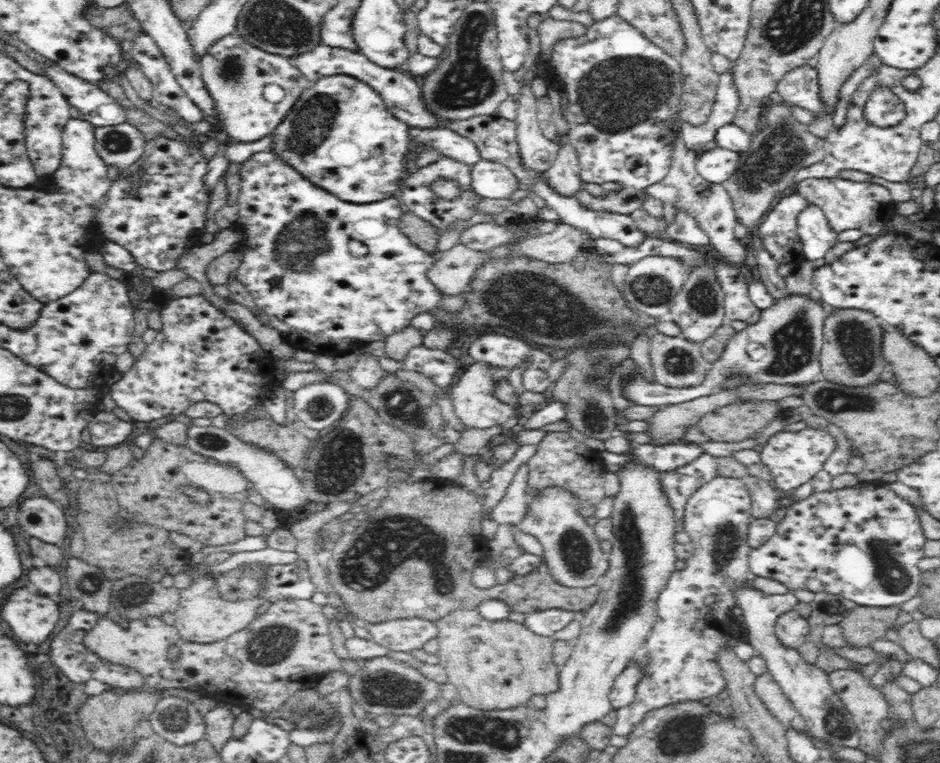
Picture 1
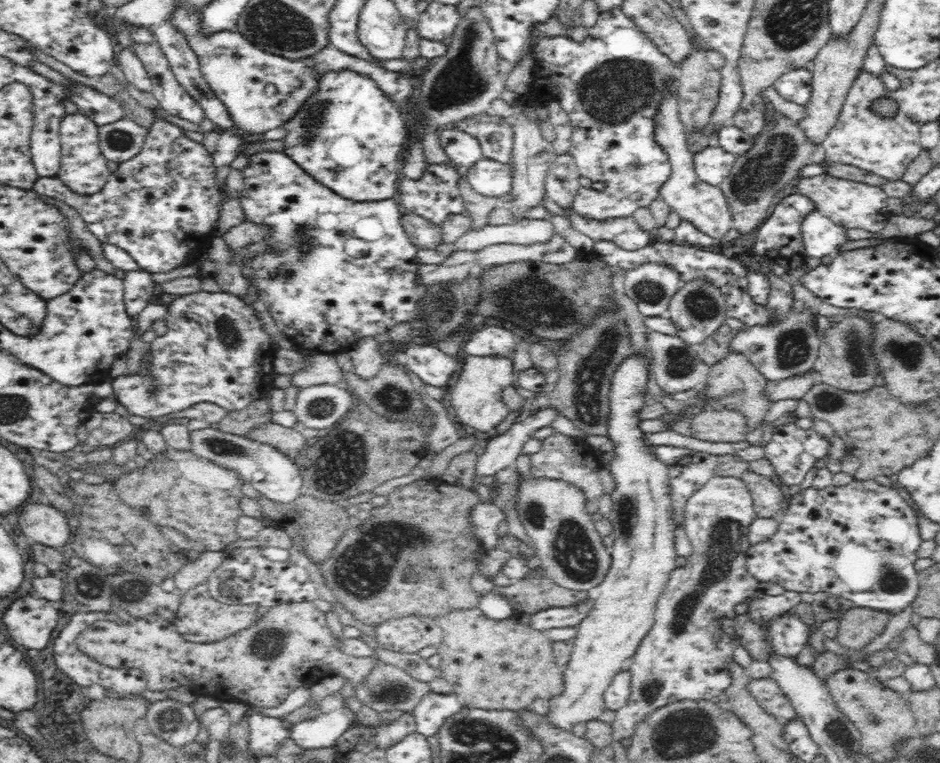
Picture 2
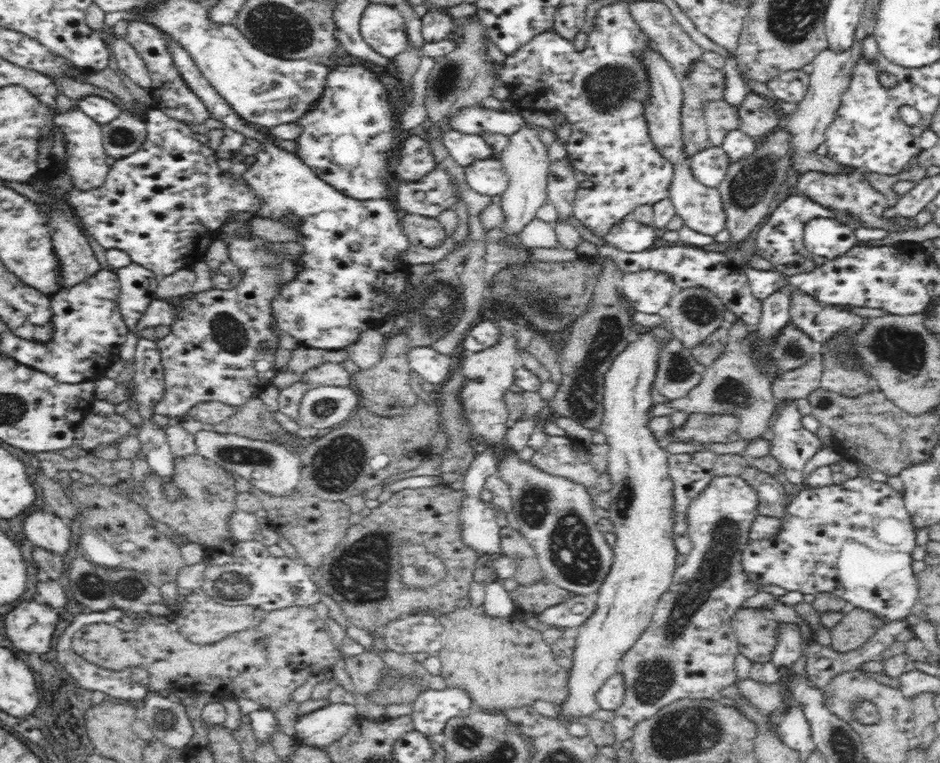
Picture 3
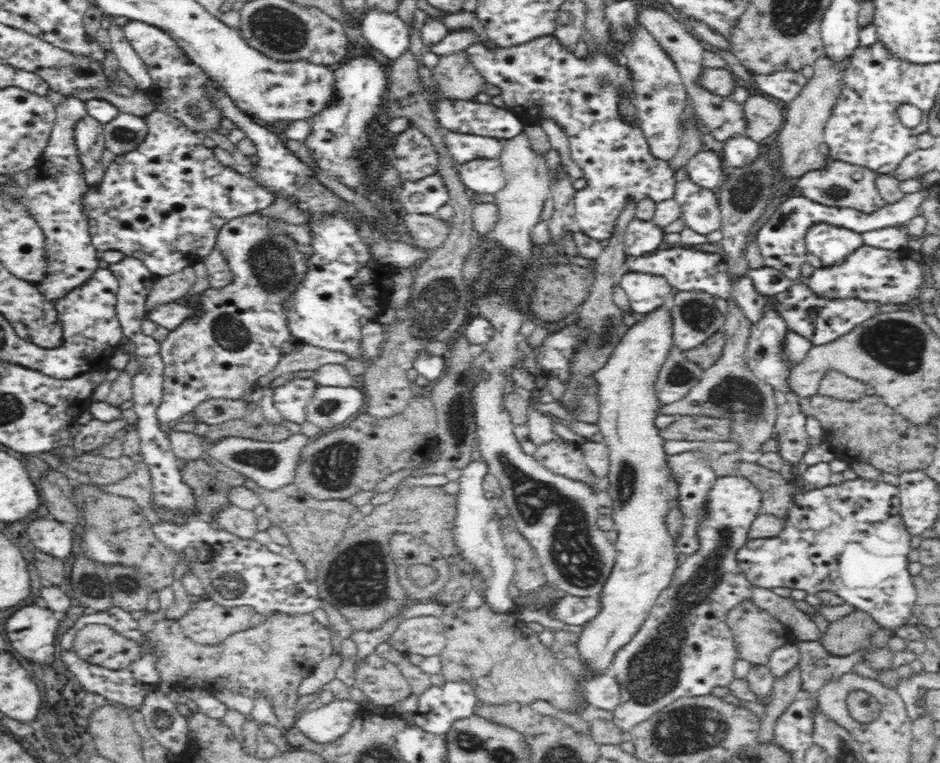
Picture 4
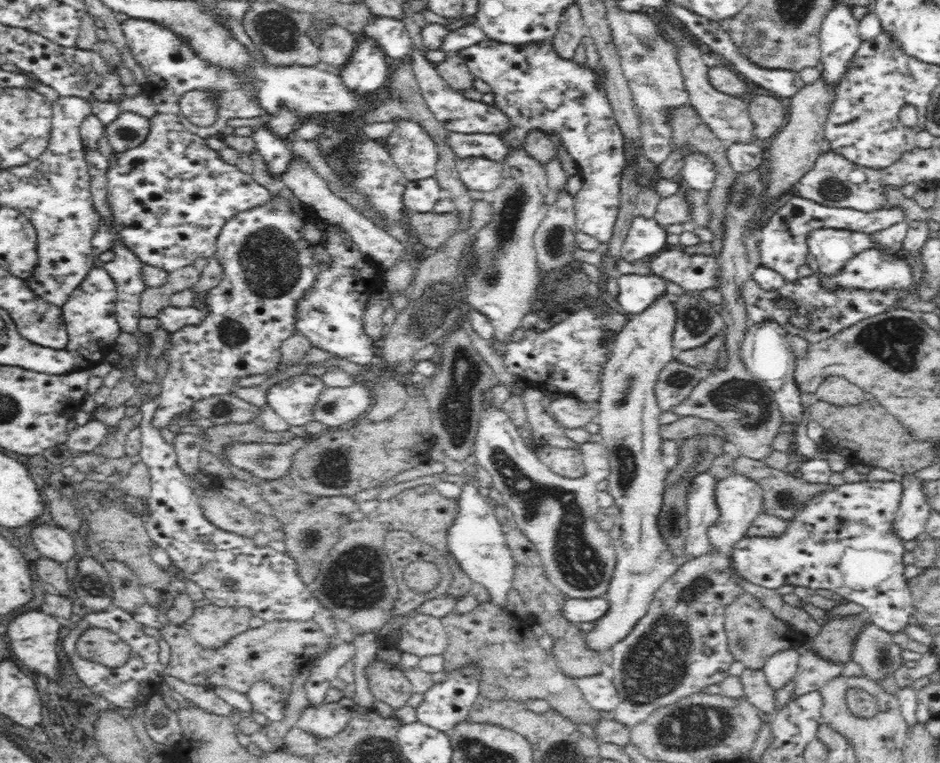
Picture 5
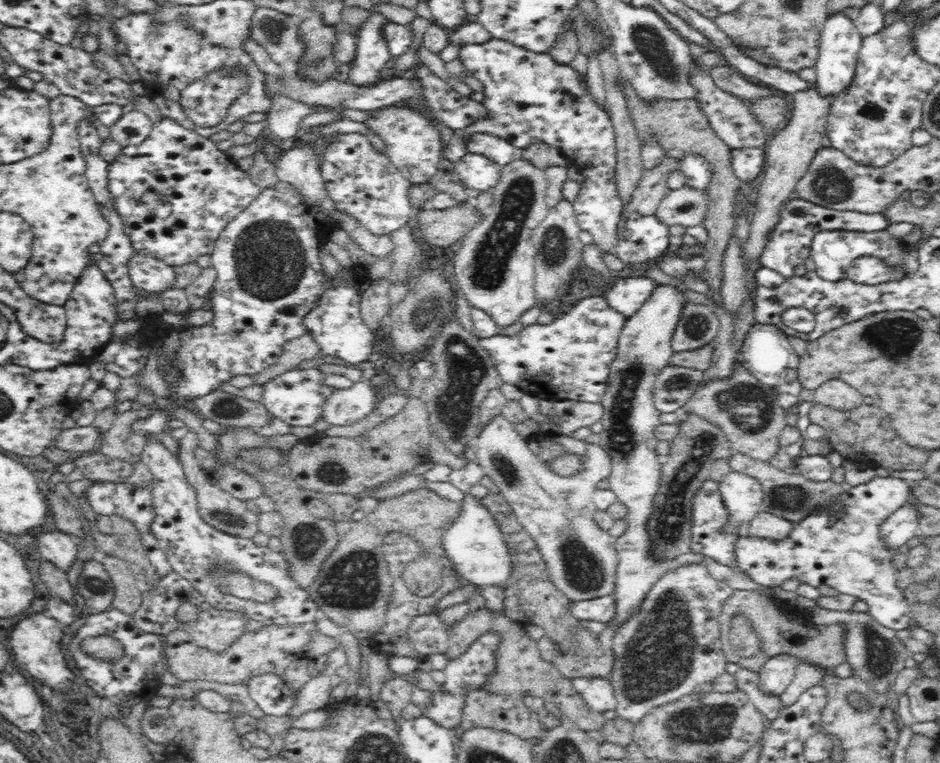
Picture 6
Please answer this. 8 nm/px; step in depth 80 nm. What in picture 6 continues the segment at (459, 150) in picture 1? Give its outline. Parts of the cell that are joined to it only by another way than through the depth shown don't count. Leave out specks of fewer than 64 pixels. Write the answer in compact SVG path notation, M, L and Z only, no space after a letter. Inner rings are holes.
M485 133L472 134L465 139L468 154L478 154L500 165L522 159L523 150L515 148L508 140Z

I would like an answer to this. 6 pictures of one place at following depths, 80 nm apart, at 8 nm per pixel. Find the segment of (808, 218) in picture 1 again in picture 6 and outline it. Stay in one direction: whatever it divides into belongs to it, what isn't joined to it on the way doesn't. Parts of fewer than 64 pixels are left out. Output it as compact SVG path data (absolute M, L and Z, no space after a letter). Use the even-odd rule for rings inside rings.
M882 229L874 232L856 232L846 230L824 230L817 232L811 240L810 254L816 265L816 272L819 278L829 282L839 282L846 279L847 267L850 267L853 260L860 256L876 256L885 260L889 266L902 266L902 252L904 252L902 240L894 240L894 237Z

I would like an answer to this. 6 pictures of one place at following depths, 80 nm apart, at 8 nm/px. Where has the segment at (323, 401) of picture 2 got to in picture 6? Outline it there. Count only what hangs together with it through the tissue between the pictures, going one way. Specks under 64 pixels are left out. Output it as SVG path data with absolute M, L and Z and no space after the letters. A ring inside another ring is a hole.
M360 380L350 388L336 388L326 398L320 416L332 426L354 424L366 418L379 400L375 384Z

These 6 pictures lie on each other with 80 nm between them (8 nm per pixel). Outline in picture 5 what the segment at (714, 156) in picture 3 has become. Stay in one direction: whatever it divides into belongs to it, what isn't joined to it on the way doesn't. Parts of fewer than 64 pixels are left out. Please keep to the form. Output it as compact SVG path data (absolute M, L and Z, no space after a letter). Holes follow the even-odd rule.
M692 153L684 157L683 167L679 173L683 184L689 188L708 192L717 182L719 167L701 153Z

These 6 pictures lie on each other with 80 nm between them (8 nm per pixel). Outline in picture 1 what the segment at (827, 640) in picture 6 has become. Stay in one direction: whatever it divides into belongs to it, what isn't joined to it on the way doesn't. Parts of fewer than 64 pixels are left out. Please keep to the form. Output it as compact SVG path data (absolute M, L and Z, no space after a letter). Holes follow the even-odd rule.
M857 605L839 626L851 646L862 648L885 637L900 616L900 607L863 607Z

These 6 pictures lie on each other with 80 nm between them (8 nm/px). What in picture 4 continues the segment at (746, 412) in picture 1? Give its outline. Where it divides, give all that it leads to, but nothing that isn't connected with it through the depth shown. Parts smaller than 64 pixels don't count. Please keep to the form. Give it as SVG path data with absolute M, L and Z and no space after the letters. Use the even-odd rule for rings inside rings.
M704 415L679 416L669 426L660 429L660 436L667 440L704 440L726 442L731 440L730 418L714 418Z

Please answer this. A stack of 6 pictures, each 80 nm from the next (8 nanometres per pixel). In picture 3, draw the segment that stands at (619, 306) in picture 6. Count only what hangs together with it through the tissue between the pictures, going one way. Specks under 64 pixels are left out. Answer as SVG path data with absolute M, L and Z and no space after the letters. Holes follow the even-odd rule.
M657 270L626 272L620 283L626 299L638 312L656 314L660 308L668 306L676 293L672 277Z

